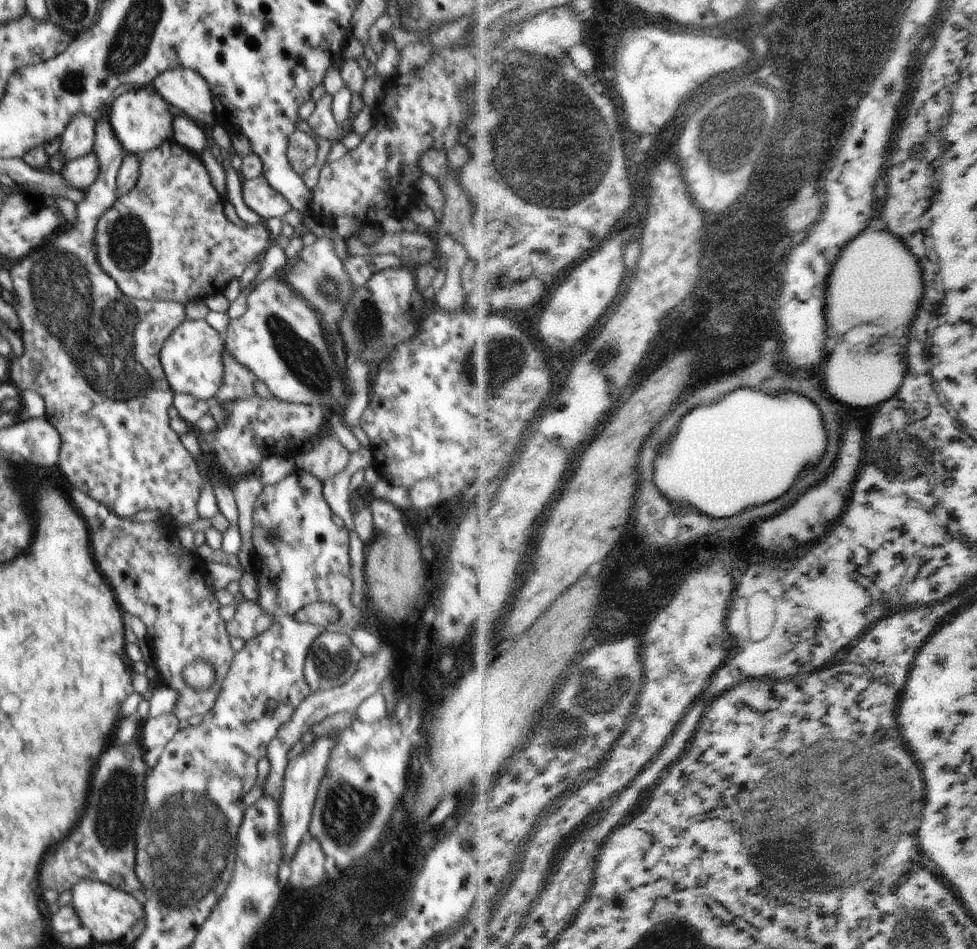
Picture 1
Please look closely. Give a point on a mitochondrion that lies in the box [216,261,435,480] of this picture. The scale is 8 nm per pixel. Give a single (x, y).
(314, 375)

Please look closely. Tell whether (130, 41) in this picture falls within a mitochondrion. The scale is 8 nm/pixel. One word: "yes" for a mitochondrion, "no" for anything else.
yes

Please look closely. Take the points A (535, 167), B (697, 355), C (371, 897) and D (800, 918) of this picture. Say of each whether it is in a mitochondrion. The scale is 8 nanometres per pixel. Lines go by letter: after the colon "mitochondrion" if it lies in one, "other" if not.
A: mitochondrion
B: other
C: other
D: other

